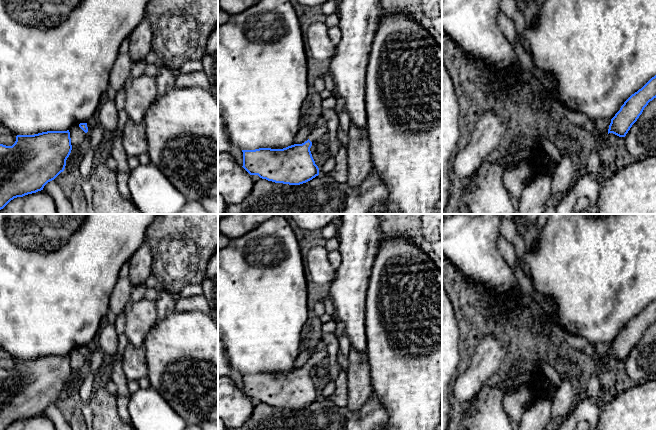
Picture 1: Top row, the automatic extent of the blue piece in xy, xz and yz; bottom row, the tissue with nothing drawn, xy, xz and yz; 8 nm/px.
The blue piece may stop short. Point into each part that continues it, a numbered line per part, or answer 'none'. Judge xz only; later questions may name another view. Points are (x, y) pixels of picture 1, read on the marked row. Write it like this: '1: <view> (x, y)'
1: xz (319, 133)

